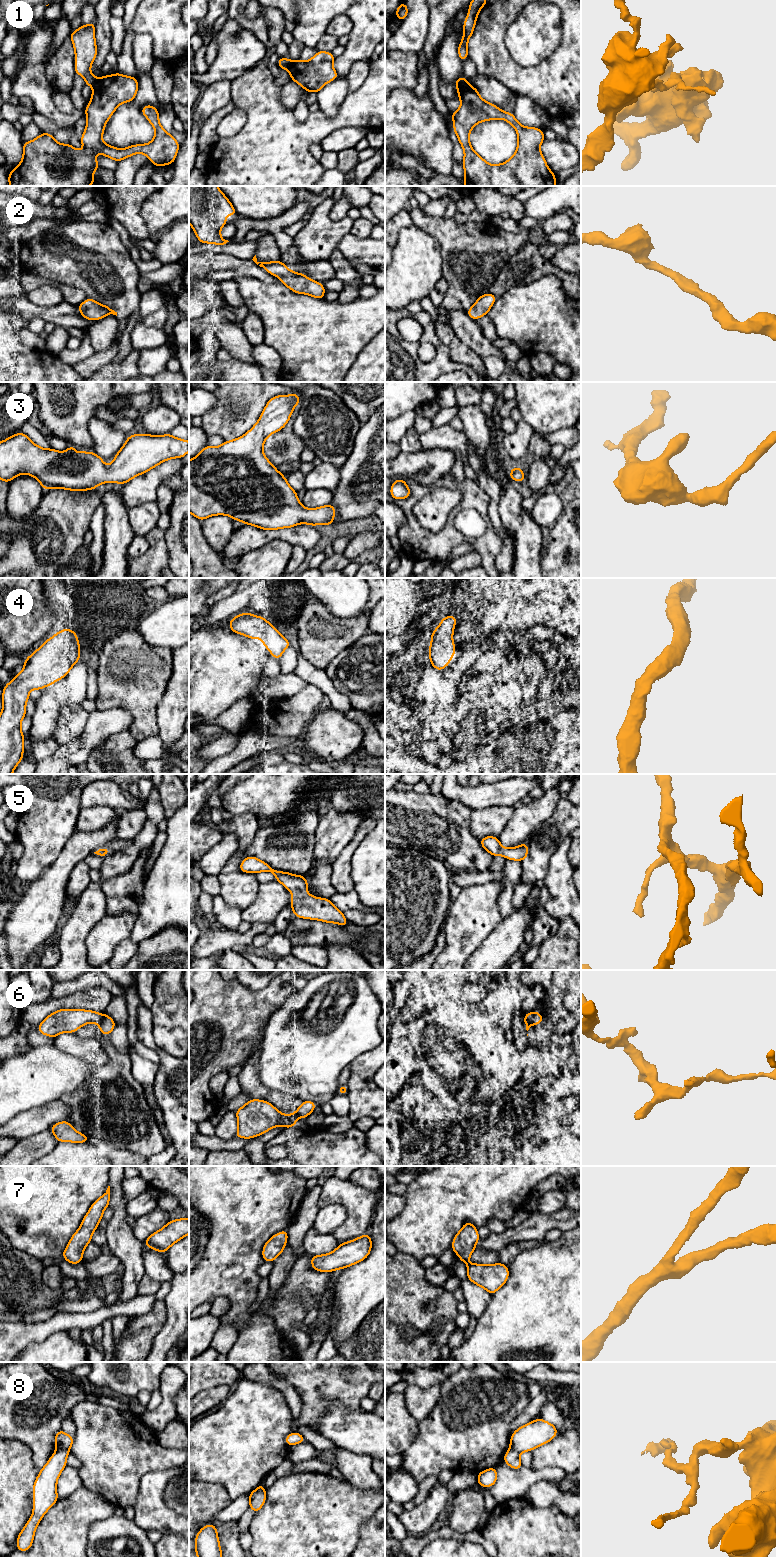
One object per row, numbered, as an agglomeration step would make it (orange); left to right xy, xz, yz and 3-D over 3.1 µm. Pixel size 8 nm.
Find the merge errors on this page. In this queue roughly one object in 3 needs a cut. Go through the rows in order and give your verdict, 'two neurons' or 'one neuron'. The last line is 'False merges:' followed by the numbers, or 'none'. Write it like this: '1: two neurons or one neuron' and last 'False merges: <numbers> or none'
1: two neurons
2: one neuron
3: one neuron
4: one neuron
5: one neuron
6: two neurons
7: one neuron
8: two neurons
False merges: 1, 6, 8

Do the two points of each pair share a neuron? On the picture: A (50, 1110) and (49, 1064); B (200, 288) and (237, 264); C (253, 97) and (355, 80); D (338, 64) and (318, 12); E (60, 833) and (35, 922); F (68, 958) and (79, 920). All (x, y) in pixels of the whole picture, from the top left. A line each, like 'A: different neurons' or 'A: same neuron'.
A: different neurons
B: different neurons
C: different neurons
D: different neurons
E: different neurons
F: same neuron

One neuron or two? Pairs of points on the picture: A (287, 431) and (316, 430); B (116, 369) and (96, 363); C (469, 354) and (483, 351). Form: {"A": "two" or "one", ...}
{"A": "two", "B": "two", "C": "two"}

